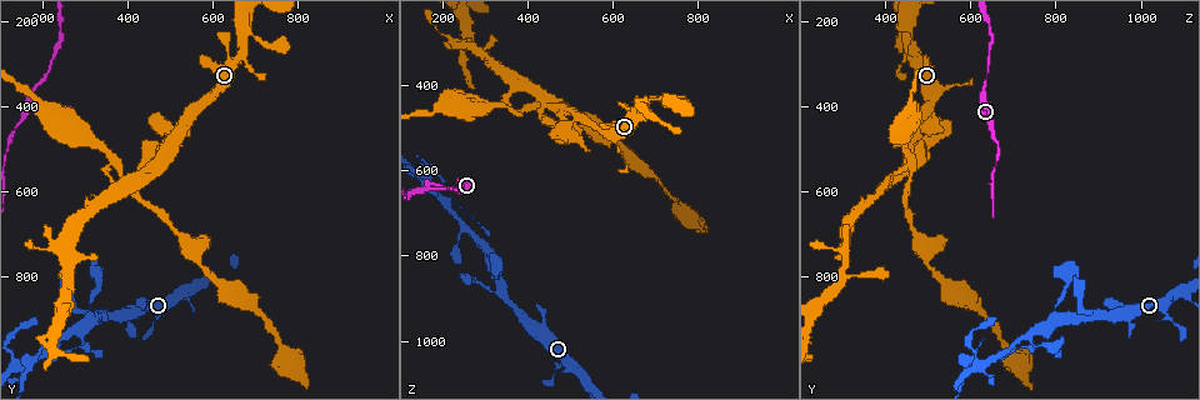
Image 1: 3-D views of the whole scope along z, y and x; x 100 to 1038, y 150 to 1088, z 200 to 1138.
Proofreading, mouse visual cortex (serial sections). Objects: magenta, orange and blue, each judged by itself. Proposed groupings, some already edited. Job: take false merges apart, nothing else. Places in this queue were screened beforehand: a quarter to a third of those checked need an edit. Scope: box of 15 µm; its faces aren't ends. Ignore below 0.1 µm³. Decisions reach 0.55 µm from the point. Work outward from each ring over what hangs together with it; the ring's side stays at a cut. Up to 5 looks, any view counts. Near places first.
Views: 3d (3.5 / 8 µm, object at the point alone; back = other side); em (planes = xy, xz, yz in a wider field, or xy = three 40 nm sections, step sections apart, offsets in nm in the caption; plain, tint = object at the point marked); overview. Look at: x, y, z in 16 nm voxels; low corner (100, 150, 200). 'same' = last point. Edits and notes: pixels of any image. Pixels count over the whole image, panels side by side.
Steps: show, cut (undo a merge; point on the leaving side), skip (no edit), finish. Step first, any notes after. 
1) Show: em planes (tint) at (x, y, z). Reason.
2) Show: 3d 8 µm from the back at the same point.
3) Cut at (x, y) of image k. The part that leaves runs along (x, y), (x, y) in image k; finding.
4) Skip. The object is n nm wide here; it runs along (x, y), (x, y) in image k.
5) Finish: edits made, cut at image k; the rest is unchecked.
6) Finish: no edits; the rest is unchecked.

Show: 3d 3.5 µm at (175, 405, 640). Branch point.

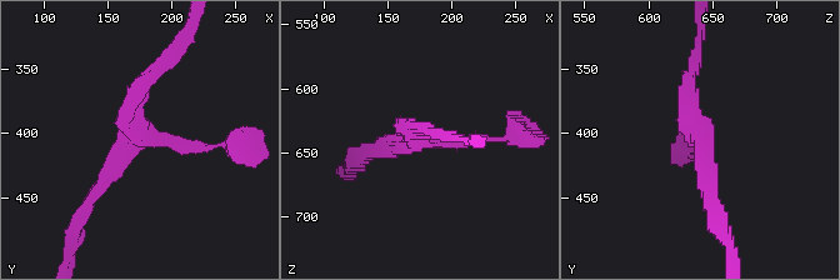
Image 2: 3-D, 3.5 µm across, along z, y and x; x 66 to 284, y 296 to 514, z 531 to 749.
Skip. It runs along (223, 145), (130, 123), (160, 65) in image 2; continuous, no second cell.

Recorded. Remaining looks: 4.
Show: 3d 8 µm at (670, 215, 440). Sharp bend.

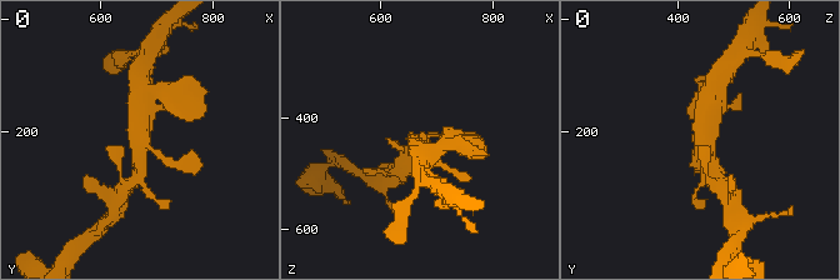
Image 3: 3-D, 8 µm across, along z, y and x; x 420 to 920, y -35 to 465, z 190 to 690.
Show: 3d 3.5 µm at (670, 220, 440).

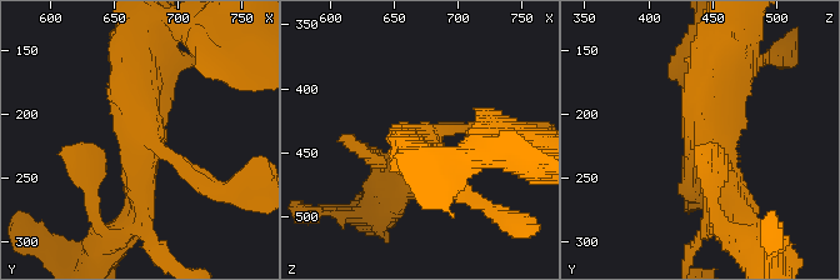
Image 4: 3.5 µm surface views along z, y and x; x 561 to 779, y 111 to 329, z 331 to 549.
Show: em xy step 5 (tint) at (670, 220, 446). Need the tissue.

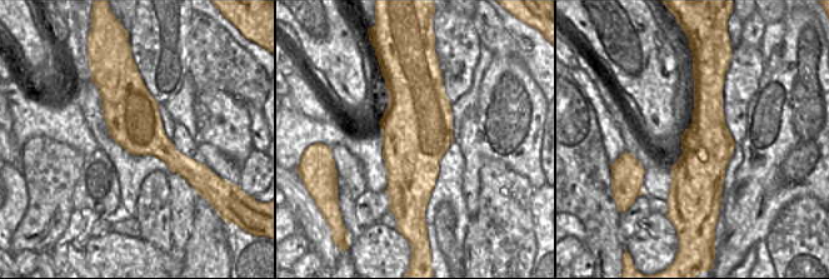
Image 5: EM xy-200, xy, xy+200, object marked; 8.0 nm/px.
Skip. It runs along (740, 213), (701, 133), (720, 60) in image 4; one cell here.

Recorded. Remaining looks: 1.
Finish: no edits; the rest is unchecked.

